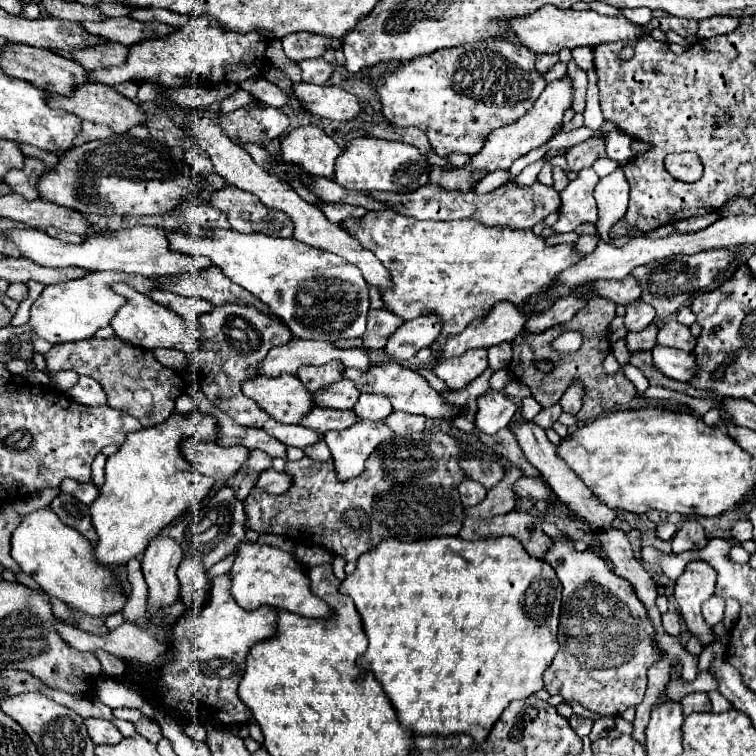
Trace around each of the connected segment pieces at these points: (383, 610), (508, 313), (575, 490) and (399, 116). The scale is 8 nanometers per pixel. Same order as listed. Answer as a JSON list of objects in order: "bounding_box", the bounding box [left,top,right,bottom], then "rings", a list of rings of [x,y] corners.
[{"bounding_box":[340,537,562,749],"rings":[[[432,537],[428,541],[416,541],[416,543],[400,543],[396,539],[386,539],[384,543],[380,543],[378,547],[374,547],[372,551],[364,553],[358,559],[356,571],[342,581],[340,593],[352,597],[362,617],[362,627],[370,643],[366,653],[358,659],[358,667],[372,669],[384,693],[392,701],[400,725],[412,731],[414,735],[438,735],[438,737],[470,735],[474,739],[472,749],[476,749],[488,737],[490,729],[494,727],[494,723],[498,721],[498,717],[512,699],[526,699],[542,689],[542,673],[550,667],[558,651],[558,617],[560,617],[562,585],[554,569],[546,561],[528,555],[516,537],[496,537],[496,539],[490,537],[480,541],[466,541],[462,537]]]},{"bounding_box":[440,303,528,357],"rings":[[[496,303],[484,319],[474,319],[460,335],[454,335],[444,341],[440,349],[440,357],[452,357],[452,355],[462,355],[468,349],[478,349],[478,347],[492,347],[502,341],[512,341],[518,333],[524,331],[528,319],[512,307],[512,303]]]},{"bounding_box":[510,419,616,529],"rings":[[[520,419],[520,421],[512,421],[510,423],[510,431],[516,435],[516,441],[520,445],[520,449],[524,451],[526,459],[544,475],[546,483],[552,487],[552,491],[582,519],[586,521],[592,529],[602,529],[606,527],[610,521],[614,521],[616,517],[616,511],[608,509],[604,503],[600,503],[592,491],[576,477],[574,471],[570,471],[570,467],[556,455],[556,445],[550,443],[550,439],[546,437],[544,429],[538,427],[534,421],[526,421],[526,419]]]},{"bounding_box":[376,39,546,157],"rings":[[[484,39],[476,45],[466,43],[464,47],[416,57],[398,67],[398,71],[384,73],[376,91],[384,117],[398,127],[414,125],[422,129],[440,157],[450,151],[474,155],[482,149],[492,129],[518,121],[544,91],[546,81],[536,71],[534,61],[536,53],[526,47]]]}]

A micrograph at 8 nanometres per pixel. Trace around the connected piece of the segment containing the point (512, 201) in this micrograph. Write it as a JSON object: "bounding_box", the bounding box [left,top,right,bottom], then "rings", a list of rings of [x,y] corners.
{"bounding_box":[368,183,560,229],"rings":[[[516,183],[502,185],[488,195],[458,193],[458,191],[442,191],[436,185],[424,185],[408,195],[380,195],[380,191],[368,193],[374,199],[380,199],[388,209],[414,217],[414,219],[434,219],[434,221],[450,221],[450,219],[472,219],[476,223],[484,223],[486,227],[512,227],[512,229],[532,229],[536,223],[542,223],[550,213],[560,213],[560,193],[554,187],[534,183],[530,187],[518,187]]]}

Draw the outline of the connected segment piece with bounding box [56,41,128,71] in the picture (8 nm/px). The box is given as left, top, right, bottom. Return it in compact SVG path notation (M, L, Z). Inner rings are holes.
M102 41L86 49L74 49L74 51L56 51L60 55L66 55L74 61L78 61L86 71L98 69L98 67L112 67L122 65L128 55L128 47L120 45L116 41Z

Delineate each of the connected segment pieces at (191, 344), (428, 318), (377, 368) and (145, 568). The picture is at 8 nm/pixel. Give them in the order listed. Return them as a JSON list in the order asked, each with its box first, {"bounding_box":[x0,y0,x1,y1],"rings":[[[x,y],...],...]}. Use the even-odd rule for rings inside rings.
[{"bounding_box":[110,283,200,355],"rings":[[[112,283],[110,285],[118,295],[126,297],[126,303],[116,311],[116,317],[110,321],[110,327],[120,335],[124,341],[144,347],[144,349],[176,349],[190,355],[192,352],[200,349],[200,343],[195,332],[189,333],[183,319],[176,315],[174,311],[162,307],[160,303],[154,303],[150,297],[138,293],[134,287],[128,283]]]},{"bounding_box":[384,315,440,361],"rings":[[[420,315],[404,321],[388,339],[384,351],[396,361],[406,361],[422,347],[430,347],[440,337],[440,319],[436,315]]]},{"bounding_box":[344,361,458,419],"rings":[[[392,361],[390,363],[378,363],[378,365],[372,365],[368,371],[346,369],[344,379],[354,381],[356,389],[360,393],[386,395],[396,411],[418,413],[418,415],[426,415],[426,417],[432,417],[432,419],[448,419],[448,417],[454,417],[458,413],[458,409],[454,409],[454,407],[450,407],[442,401],[440,393],[434,391],[424,377],[420,377],[416,371],[412,371],[412,369],[408,369],[400,363],[392,363]]]},{"bounding_box":[142,535,182,609],"rings":[[[158,535],[150,541],[142,557],[142,573],[148,583],[148,609],[170,605],[178,599],[178,565],[182,547],[168,535]]]}]

